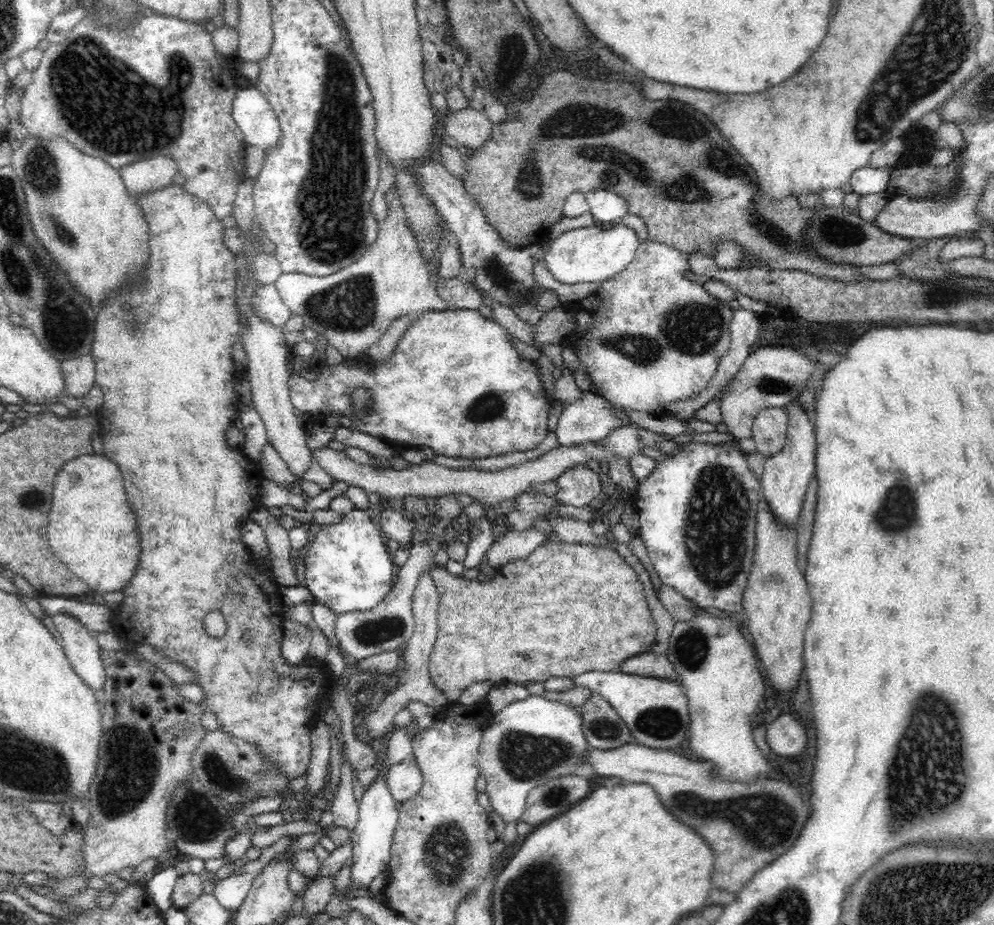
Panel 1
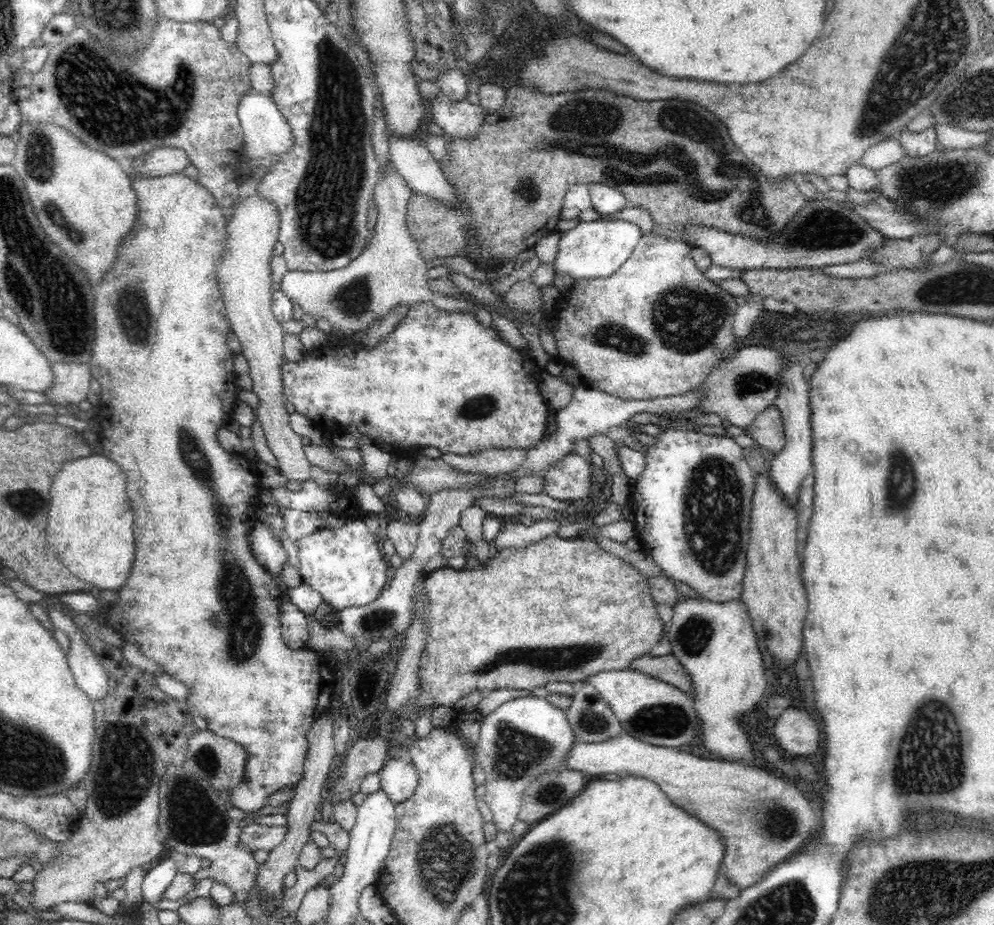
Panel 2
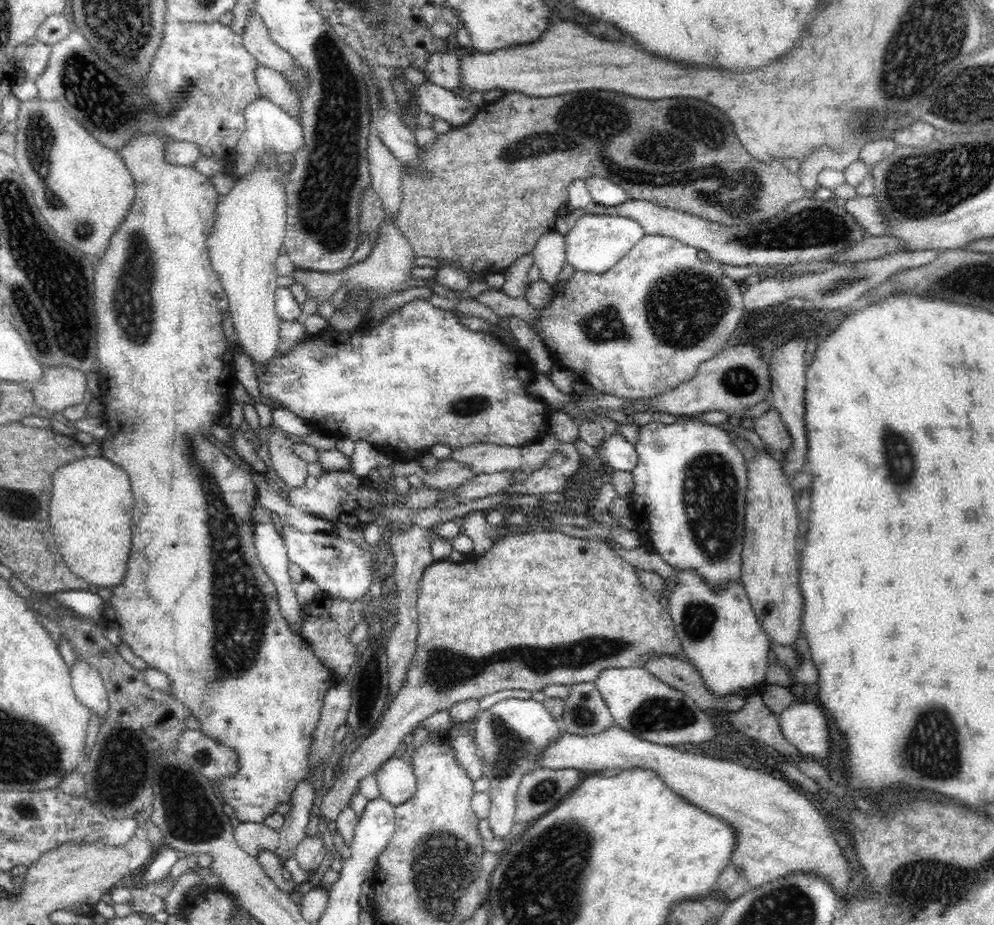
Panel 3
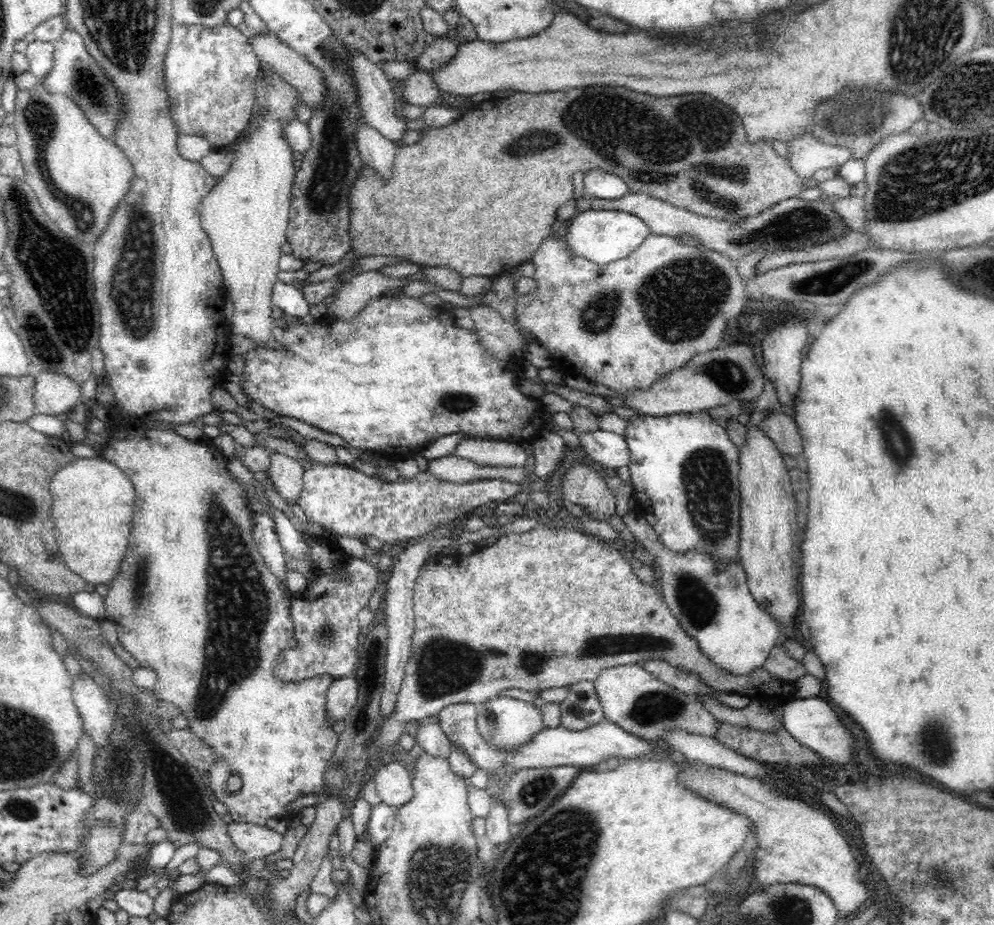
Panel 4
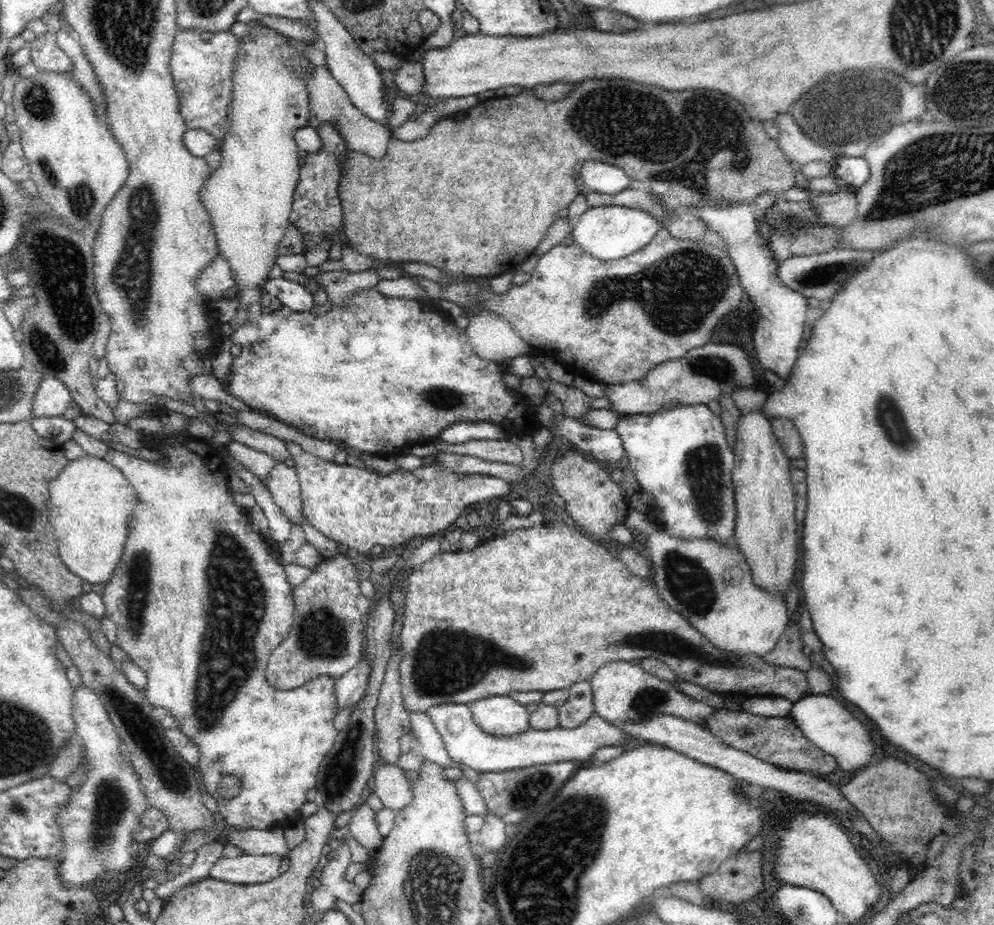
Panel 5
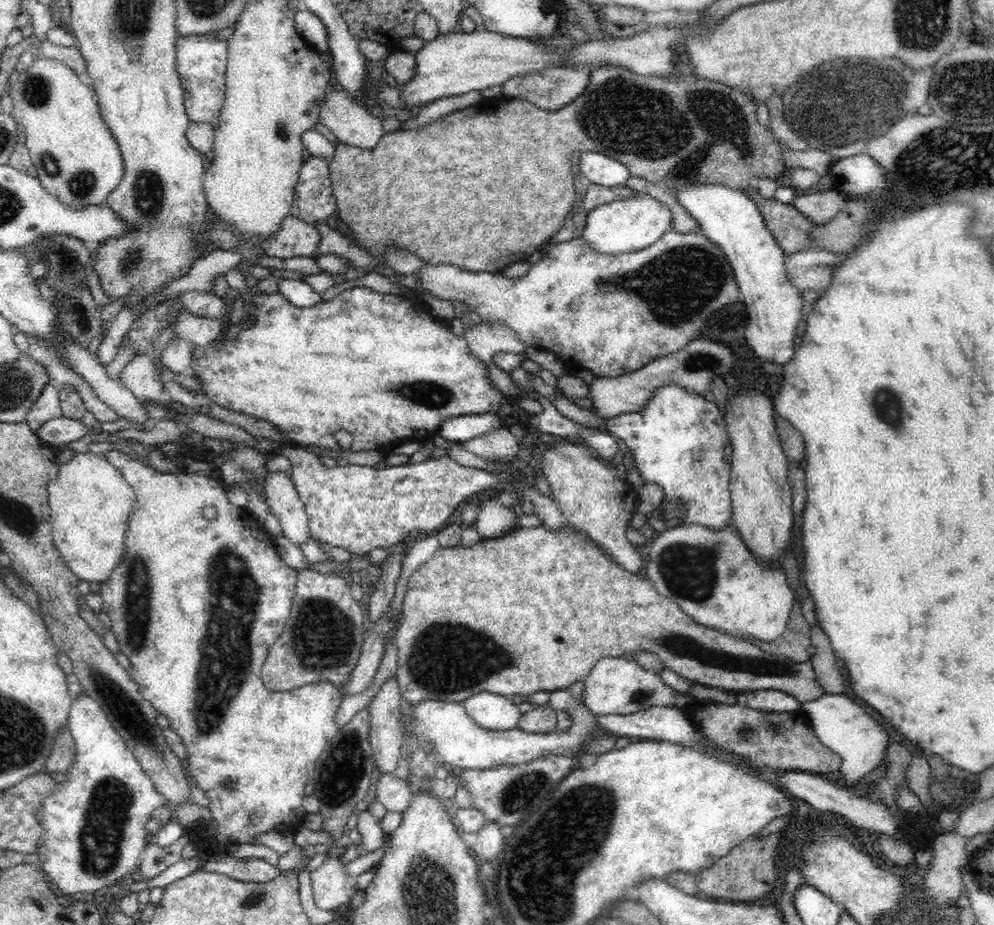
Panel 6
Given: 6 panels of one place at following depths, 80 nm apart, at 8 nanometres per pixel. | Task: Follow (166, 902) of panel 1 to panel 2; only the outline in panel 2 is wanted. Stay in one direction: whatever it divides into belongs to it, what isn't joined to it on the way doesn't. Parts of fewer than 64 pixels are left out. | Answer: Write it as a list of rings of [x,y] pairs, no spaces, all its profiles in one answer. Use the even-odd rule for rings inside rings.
[[[172,857],[152,863],[141,886],[144,901],[157,908],[159,901],[164,899],[166,890],[177,874],[176,862]]]

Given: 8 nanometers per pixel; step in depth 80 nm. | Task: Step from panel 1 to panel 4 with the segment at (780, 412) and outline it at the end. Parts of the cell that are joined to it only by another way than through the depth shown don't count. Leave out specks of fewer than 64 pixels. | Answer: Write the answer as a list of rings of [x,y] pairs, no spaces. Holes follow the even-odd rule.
[[[772,412],[762,420],[761,428],[774,441],[774,446],[783,454],[799,457],[801,459],[803,444],[797,425],[791,418],[780,412]]]

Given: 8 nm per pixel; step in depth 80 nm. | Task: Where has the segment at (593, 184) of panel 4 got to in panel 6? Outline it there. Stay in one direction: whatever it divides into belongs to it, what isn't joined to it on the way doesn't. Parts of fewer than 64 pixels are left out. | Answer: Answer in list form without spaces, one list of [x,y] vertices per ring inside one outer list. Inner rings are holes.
[[[586,151],[581,154],[580,172],[594,185],[606,188],[626,187],[630,178],[626,165],[611,159],[604,153]]]

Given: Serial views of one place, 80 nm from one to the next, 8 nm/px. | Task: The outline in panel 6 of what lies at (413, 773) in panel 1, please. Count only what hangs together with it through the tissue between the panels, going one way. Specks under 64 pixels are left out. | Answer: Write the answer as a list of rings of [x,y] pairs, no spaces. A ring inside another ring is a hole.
[[[396,772],[380,775],[375,784],[376,799],[385,810],[402,813],[409,808],[414,794],[406,781],[396,777]]]

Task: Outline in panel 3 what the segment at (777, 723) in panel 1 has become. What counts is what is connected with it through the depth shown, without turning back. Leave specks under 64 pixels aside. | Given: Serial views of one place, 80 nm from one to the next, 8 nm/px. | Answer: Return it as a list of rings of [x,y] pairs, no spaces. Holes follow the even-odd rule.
[[[812,702],[791,703],[779,714],[778,724],[784,739],[798,749],[802,756],[824,758],[832,754],[828,720],[822,706]]]

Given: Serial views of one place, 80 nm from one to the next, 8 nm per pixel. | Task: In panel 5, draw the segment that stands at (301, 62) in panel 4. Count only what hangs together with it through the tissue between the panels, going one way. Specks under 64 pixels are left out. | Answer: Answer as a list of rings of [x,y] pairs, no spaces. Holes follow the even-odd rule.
[[[314,66],[305,76],[306,85],[309,89],[309,107],[313,115],[321,122],[333,122],[340,134],[345,137],[347,146],[352,151],[358,151],[373,159],[382,159],[387,154],[387,146],[391,139],[390,130],[382,125],[370,121],[349,99],[347,92],[335,81],[332,73],[326,66]]]

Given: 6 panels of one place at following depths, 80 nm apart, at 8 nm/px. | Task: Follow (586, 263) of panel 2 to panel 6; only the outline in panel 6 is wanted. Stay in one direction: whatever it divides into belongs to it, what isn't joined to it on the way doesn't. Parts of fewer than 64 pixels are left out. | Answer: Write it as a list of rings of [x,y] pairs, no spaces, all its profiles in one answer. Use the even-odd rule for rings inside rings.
[[[638,192],[635,197],[618,198],[588,210],[579,236],[586,240],[594,253],[614,255],[631,253],[652,246],[662,234],[670,230],[670,226],[672,226],[670,209],[666,205],[662,207],[660,202],[648,194]]]

